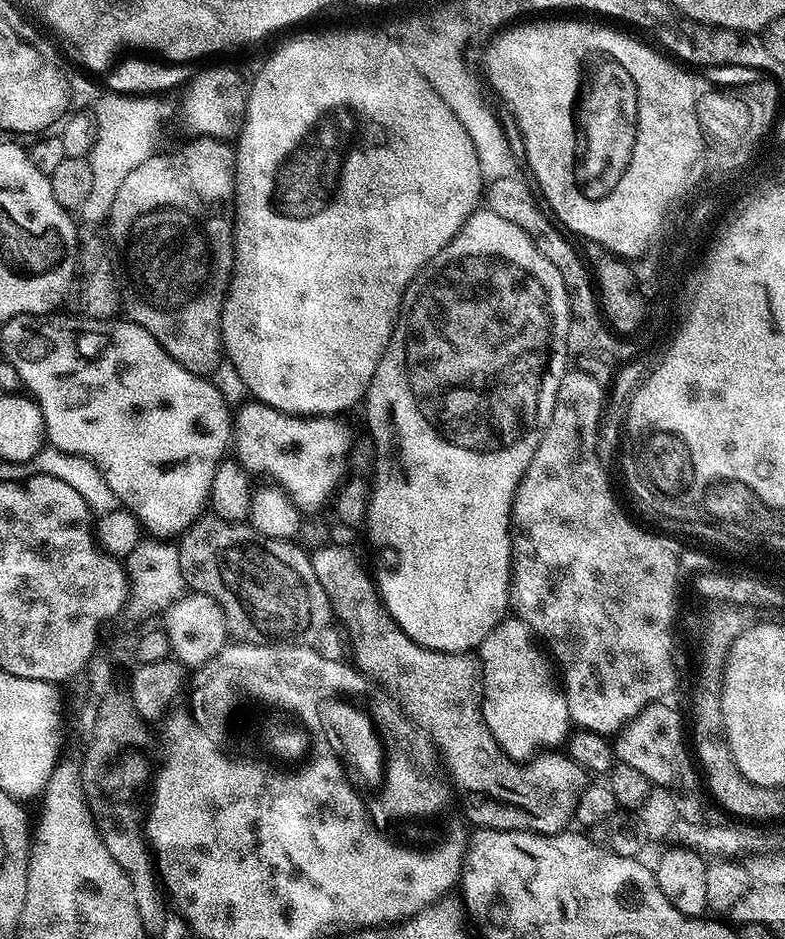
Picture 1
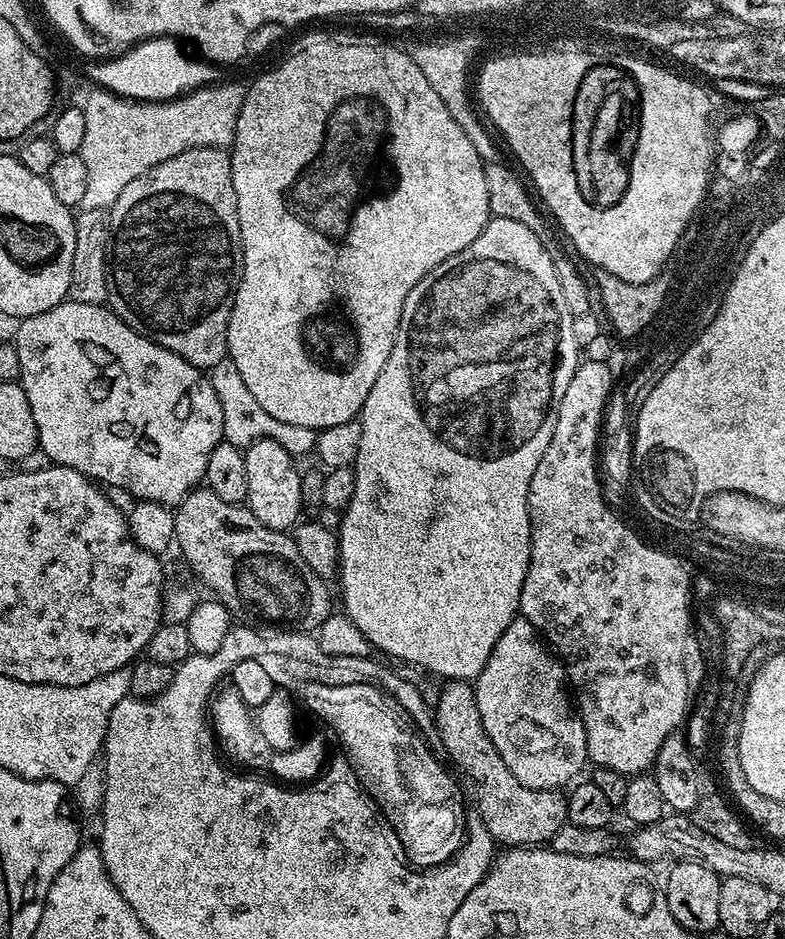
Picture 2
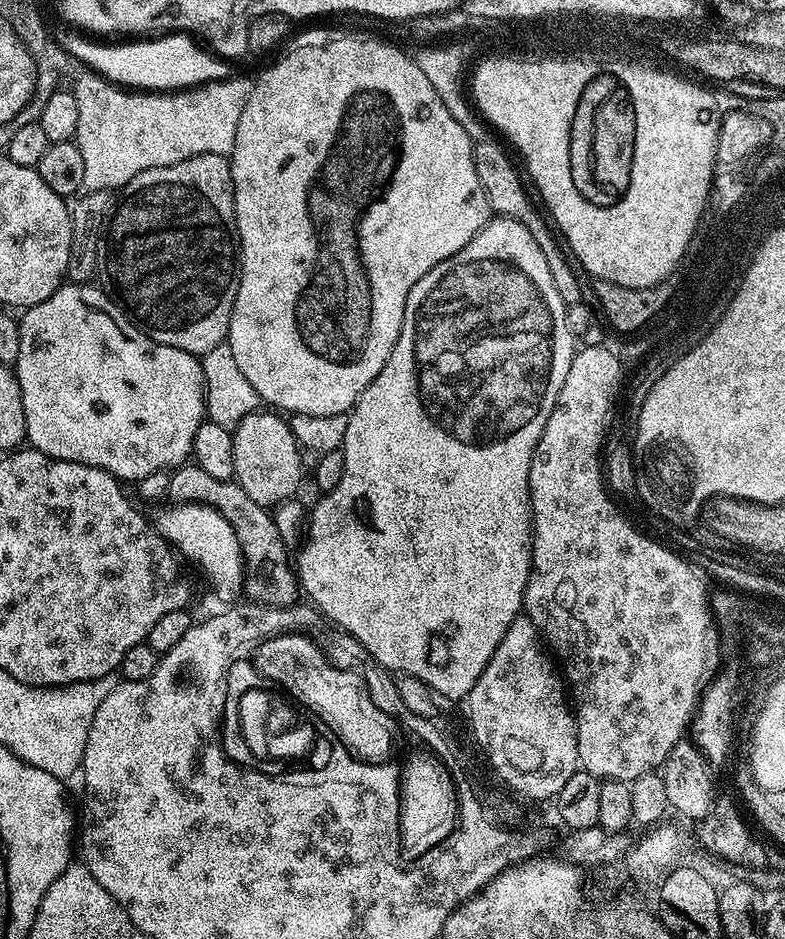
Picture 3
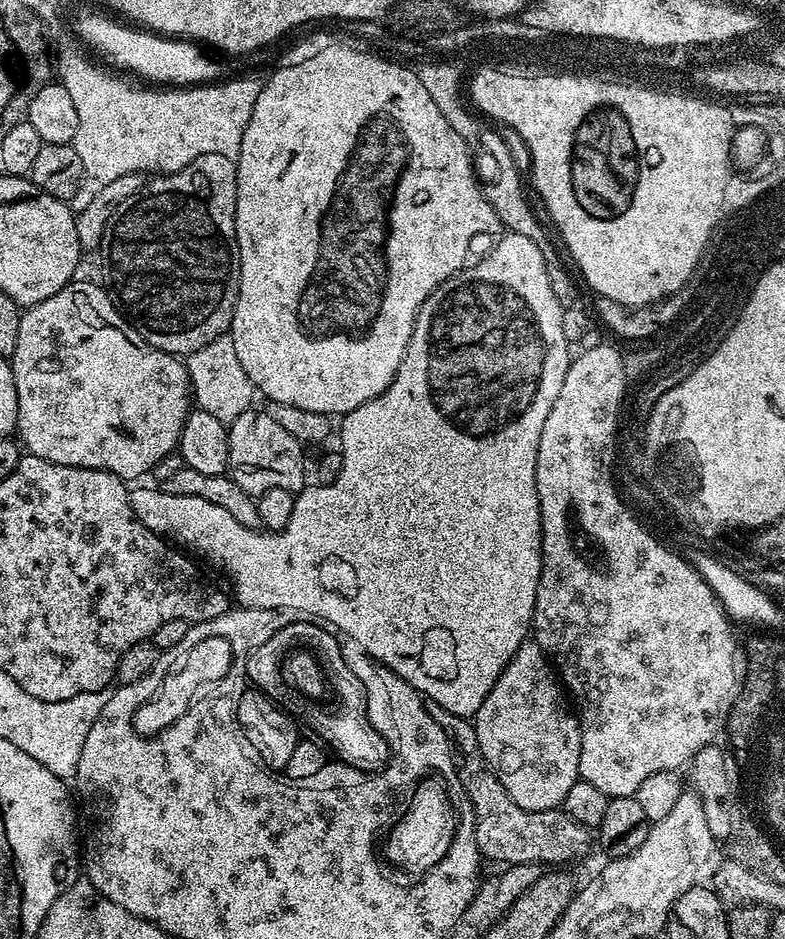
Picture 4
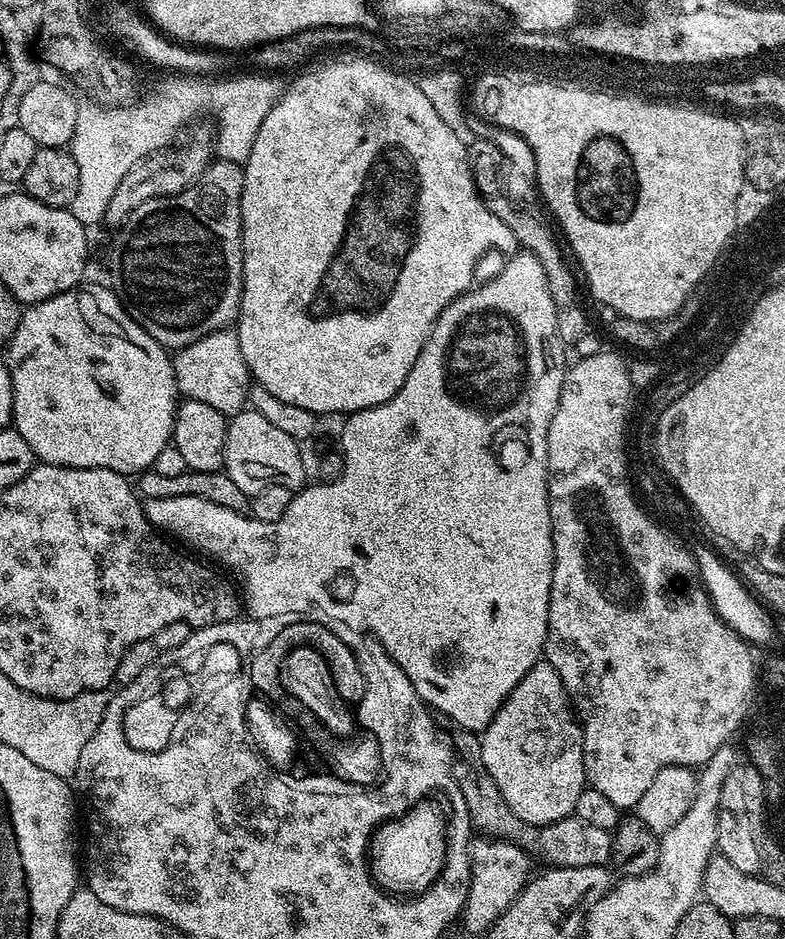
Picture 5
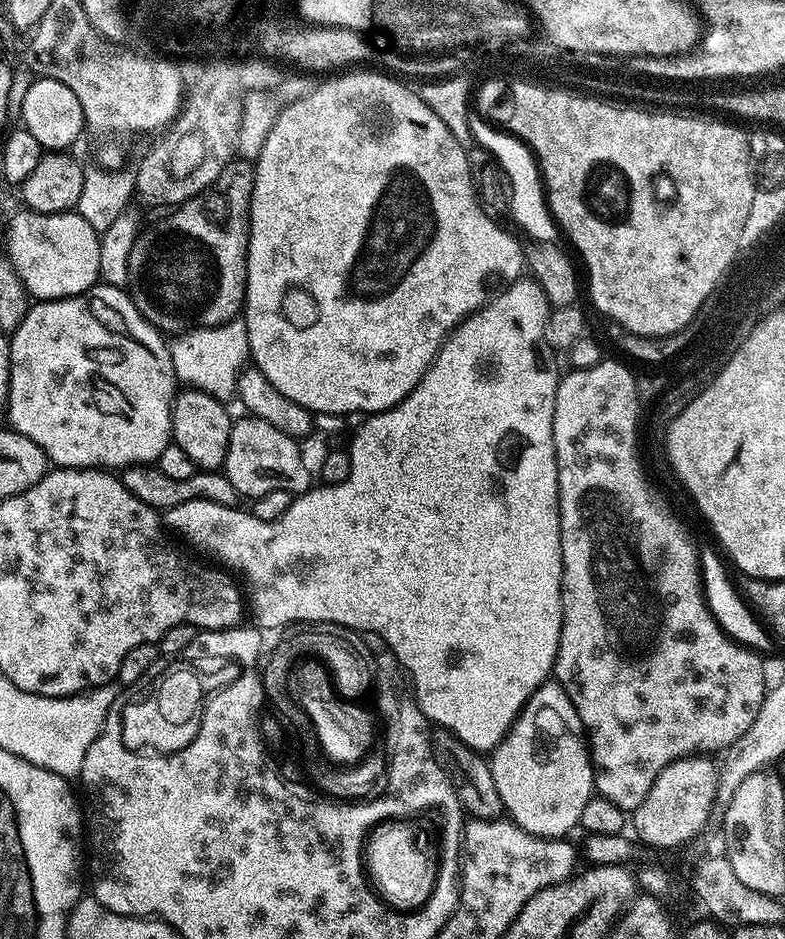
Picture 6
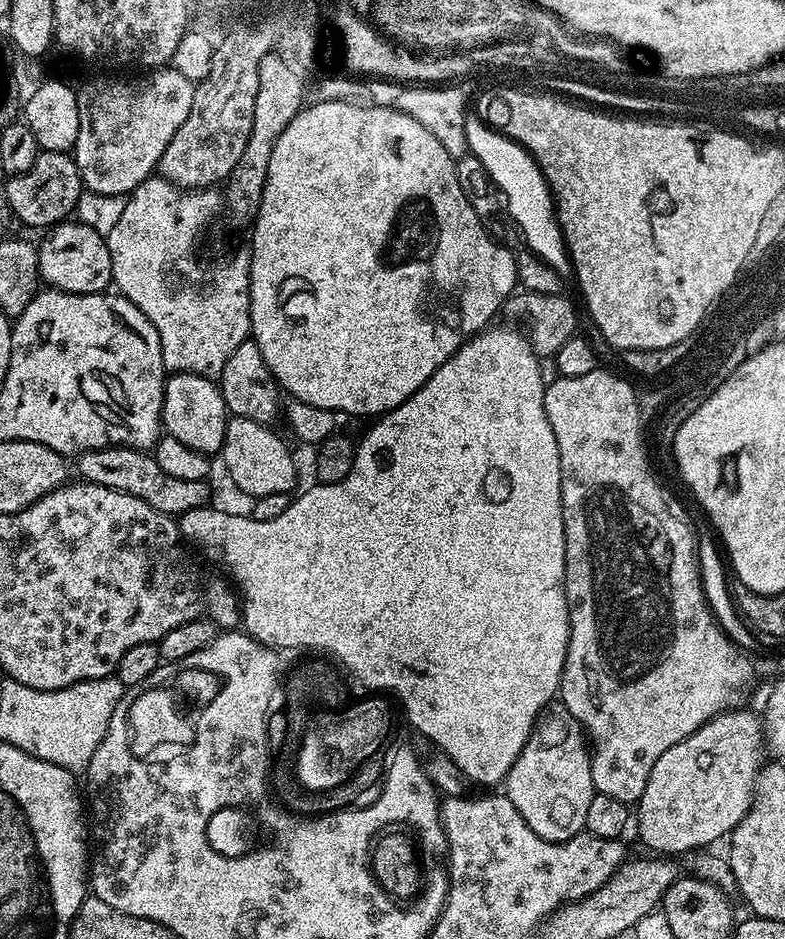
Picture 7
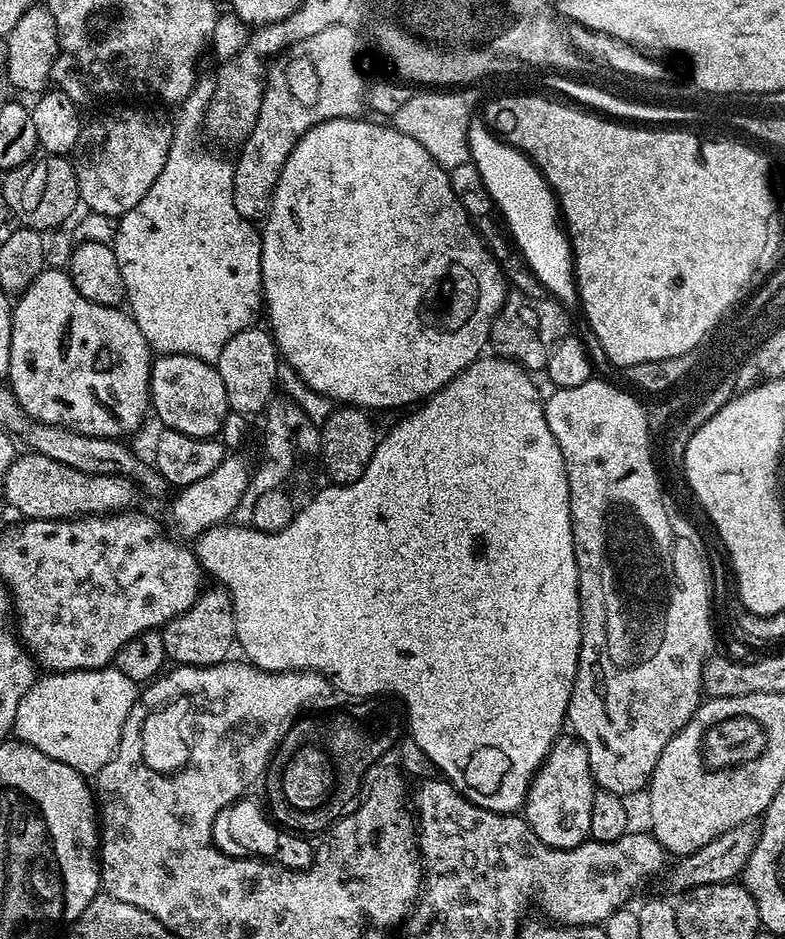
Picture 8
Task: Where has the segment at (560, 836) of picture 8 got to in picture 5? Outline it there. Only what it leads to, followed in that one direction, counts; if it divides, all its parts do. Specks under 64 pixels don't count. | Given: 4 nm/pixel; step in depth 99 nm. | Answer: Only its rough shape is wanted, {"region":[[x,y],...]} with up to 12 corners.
{"region":[[538,662],[480,736],[527,824],[573,815],[584,729]]}

